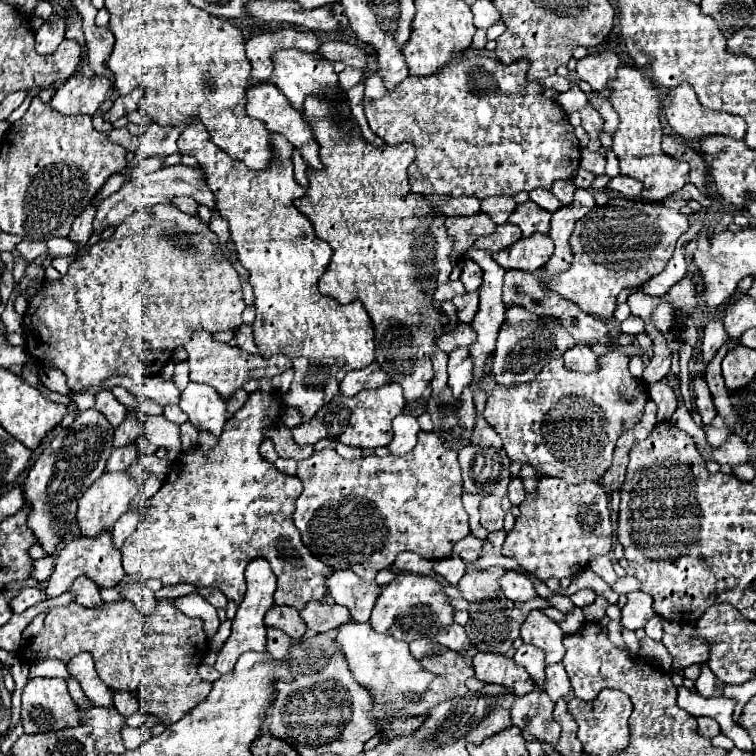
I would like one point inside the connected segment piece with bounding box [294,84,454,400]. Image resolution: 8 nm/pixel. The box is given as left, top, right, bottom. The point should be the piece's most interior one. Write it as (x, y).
(389, 251)

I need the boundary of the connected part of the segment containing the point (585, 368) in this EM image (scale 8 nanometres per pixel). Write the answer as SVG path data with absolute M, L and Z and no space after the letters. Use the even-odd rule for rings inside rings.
M576 344L568 348L562 356L564 364L568 370L578 370L578 372L592 372L596 370L596 354L582 344Z

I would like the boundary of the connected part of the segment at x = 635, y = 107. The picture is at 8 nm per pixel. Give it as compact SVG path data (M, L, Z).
M620 64L618 78L610 80L608 86L610 86L608 100L620 116L620 124L612 134L614 140L612 152L620 160L620 172L644 182L644 190L642 190L644 200L662 200L672 192L680 190L688 182L688 164L670 158L660 148L664 132L658 114L660 112L658 86L654 84L654 80L650 80L644 68L636 64Z

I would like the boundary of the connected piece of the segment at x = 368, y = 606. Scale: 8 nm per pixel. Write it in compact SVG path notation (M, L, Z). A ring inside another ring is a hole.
M336 570L326 576L326 586L336 604L346 606L354 622L368 622L380 586L374 580L360 580L350 570Z

